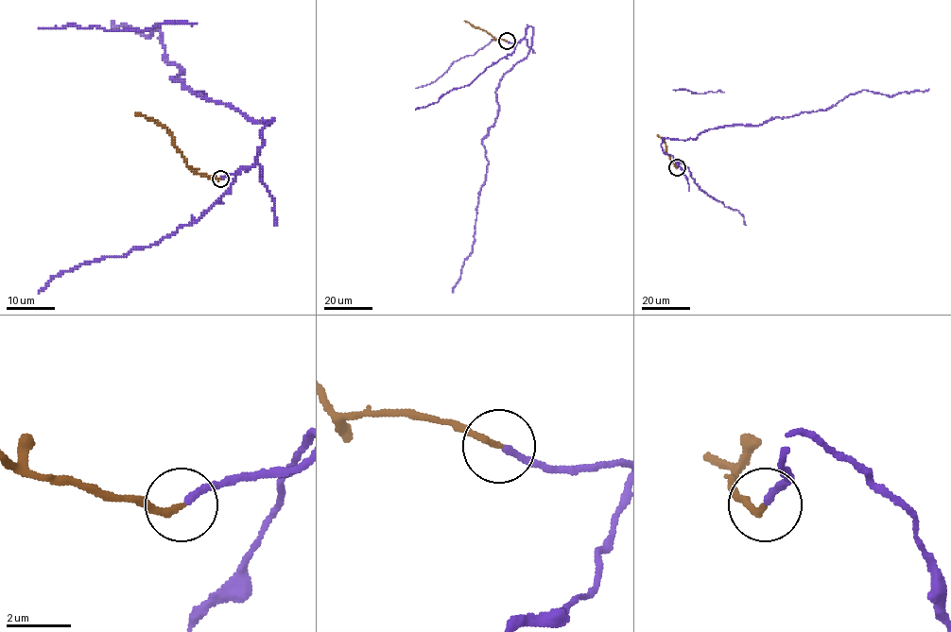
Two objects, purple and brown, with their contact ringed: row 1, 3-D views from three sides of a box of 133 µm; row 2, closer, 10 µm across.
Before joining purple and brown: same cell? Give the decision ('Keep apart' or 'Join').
Join

